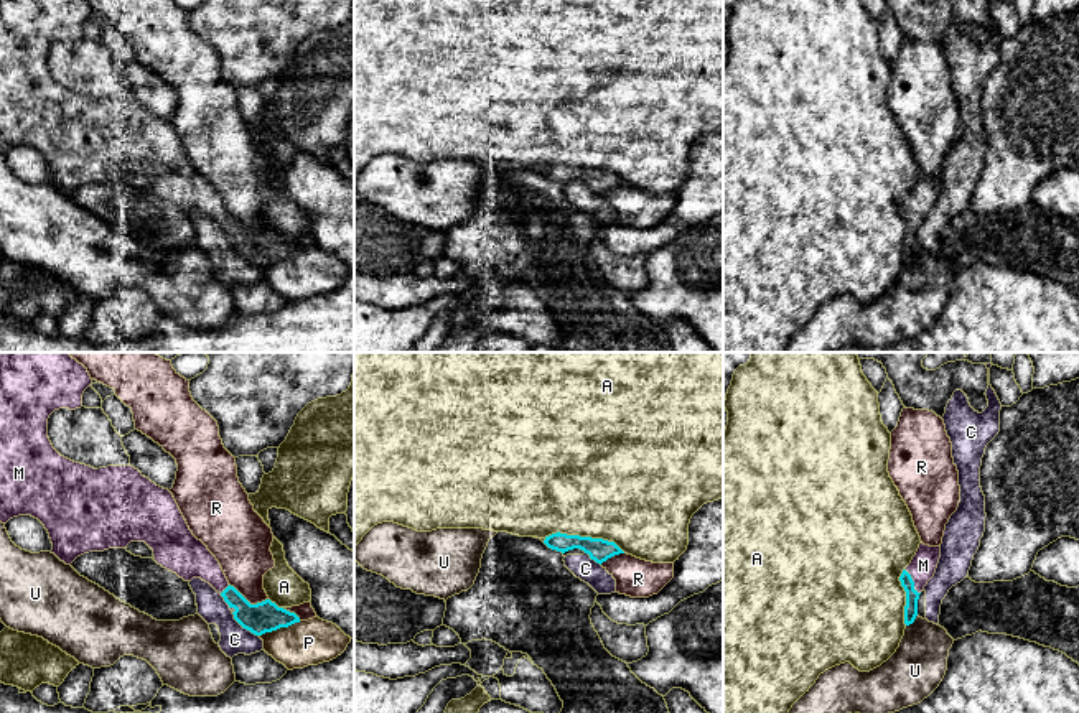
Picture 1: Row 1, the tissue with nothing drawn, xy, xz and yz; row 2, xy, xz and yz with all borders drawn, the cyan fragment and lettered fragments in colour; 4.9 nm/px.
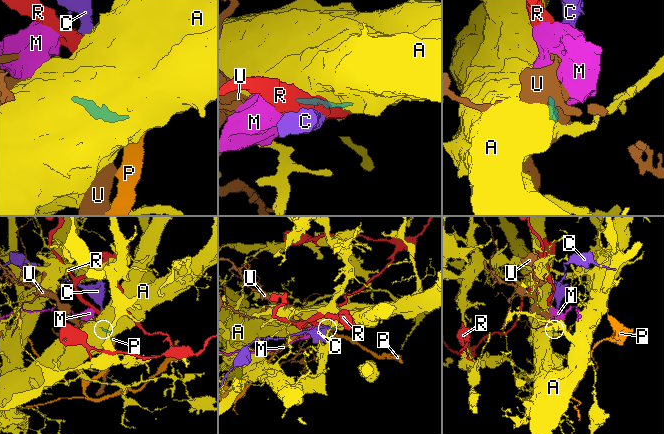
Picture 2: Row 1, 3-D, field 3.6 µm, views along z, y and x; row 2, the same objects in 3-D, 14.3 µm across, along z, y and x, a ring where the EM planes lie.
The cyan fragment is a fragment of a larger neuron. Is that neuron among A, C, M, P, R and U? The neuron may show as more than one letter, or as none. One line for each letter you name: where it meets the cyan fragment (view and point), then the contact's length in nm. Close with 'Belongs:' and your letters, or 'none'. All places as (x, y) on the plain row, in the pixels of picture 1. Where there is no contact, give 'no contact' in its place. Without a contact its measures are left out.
M: yz (913, 213) | 140 nm
Belongs: M

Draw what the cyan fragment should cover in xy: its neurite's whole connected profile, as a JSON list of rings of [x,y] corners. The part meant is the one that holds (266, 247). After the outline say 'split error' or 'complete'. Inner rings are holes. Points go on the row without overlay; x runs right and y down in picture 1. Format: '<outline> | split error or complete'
[[[0,0],[0,153],[18,147],[38,150],[49,165],[53,181],[61,193],[71,196],[89,183],[125,179],[130,173],[145,173],[155,193],[176,204],[185,212],[201,209],[209,214],[229,235],[234,250],[255,267],[300,254],[295,244],[278,239],[270,231],[250,235],[229,216],[219,193],[189,161],[173,125],[145,109],[133,97],[107,97],[94,100],[61,87],[48,69],[48,49],[54,41],[82,38],[82,25],[91,18],[87,0]]] | split error

